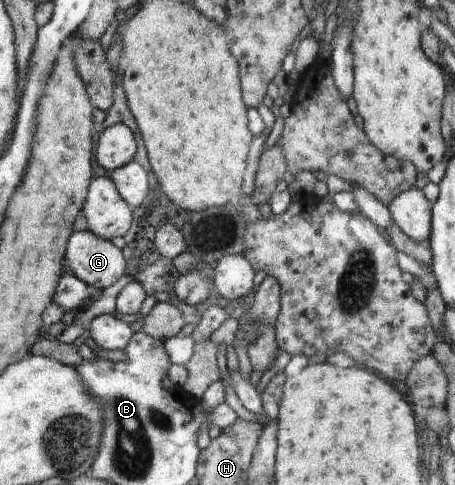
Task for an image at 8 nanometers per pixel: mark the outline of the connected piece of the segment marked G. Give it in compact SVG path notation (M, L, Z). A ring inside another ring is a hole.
M84 230L72 234L65 263L80 281L104 290L126 274L127 260L110 240L96 239L92 232Z

